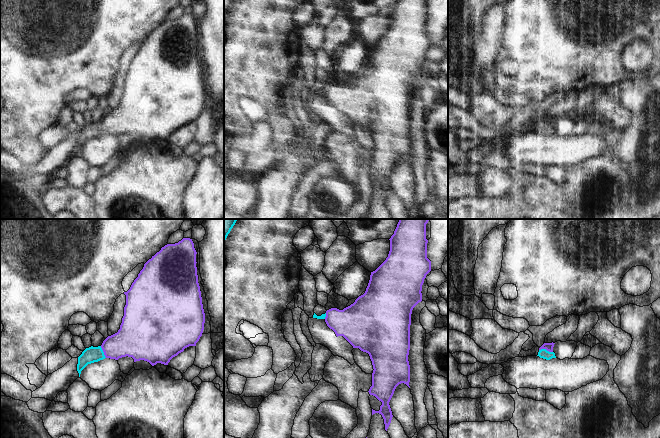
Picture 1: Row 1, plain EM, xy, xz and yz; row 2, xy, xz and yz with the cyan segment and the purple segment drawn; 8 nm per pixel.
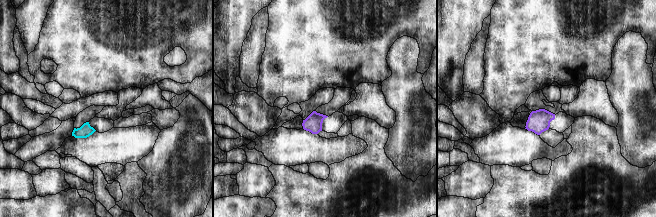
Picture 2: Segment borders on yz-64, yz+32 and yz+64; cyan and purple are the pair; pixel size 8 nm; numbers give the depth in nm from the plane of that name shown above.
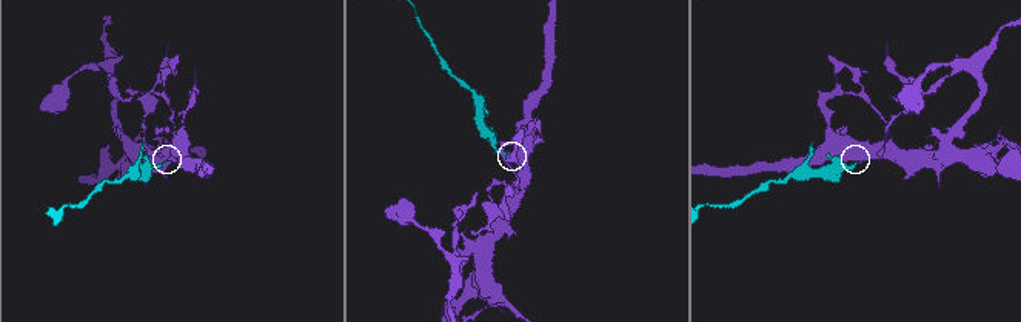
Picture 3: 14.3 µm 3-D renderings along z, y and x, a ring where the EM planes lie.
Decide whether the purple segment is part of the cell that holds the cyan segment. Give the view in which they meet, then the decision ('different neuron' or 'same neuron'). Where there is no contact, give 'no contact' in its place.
meets cyan in yz; same neuron

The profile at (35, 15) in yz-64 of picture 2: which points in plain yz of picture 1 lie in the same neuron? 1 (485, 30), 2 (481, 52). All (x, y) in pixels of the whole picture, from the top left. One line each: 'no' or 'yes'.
1: yes
2: yes

